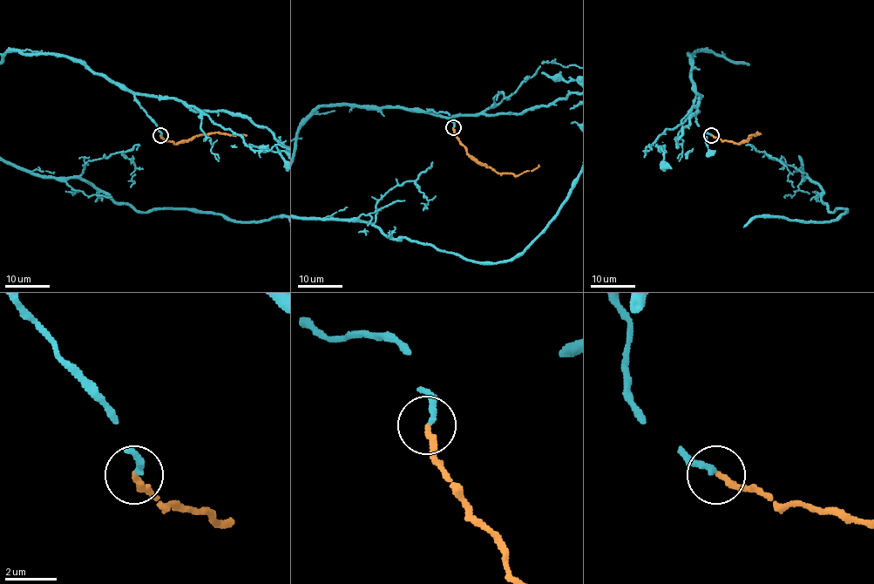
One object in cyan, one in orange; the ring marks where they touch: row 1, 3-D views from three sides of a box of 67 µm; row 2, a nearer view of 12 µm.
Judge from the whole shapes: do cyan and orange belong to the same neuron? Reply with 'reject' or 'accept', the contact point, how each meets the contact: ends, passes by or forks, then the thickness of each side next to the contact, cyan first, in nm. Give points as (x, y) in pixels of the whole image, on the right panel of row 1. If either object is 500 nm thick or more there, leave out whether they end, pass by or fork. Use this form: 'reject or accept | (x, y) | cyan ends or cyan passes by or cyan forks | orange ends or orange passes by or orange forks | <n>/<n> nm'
accept | (711, 135) | cyan ends | orange ends | 240/240 nm

